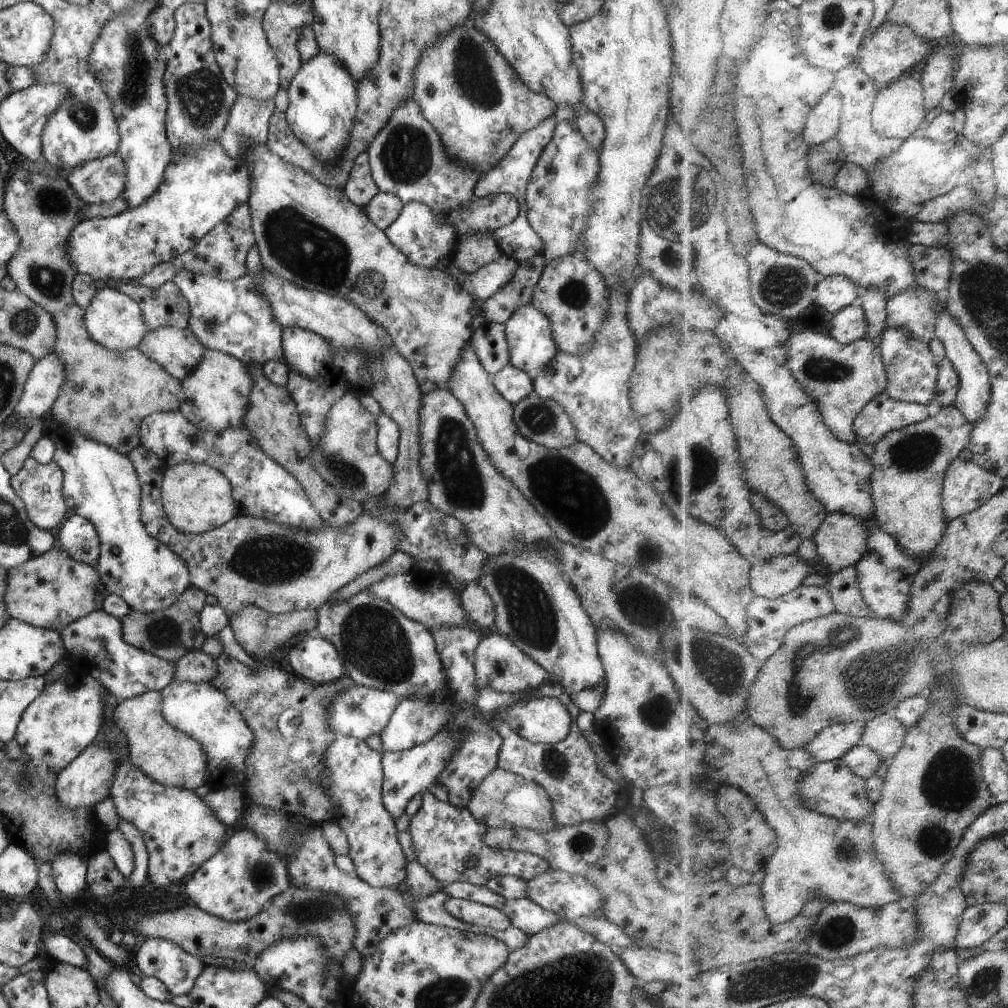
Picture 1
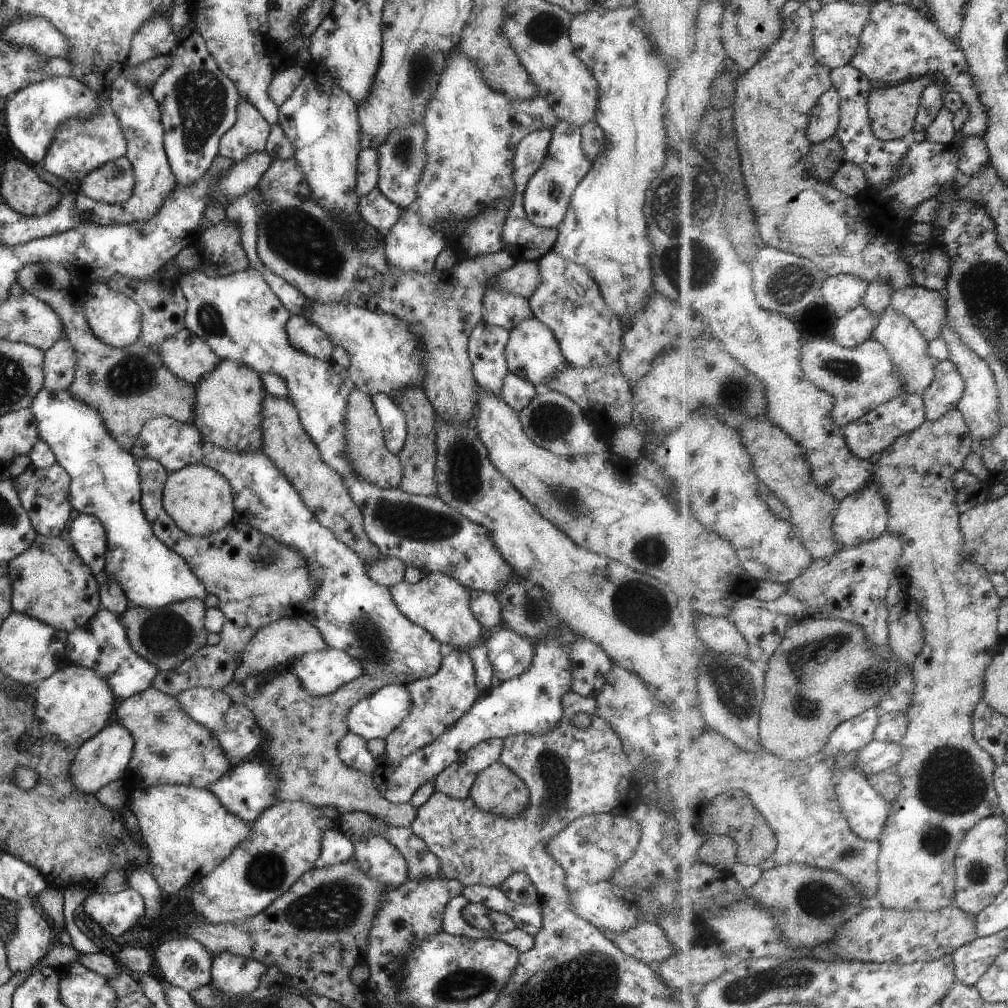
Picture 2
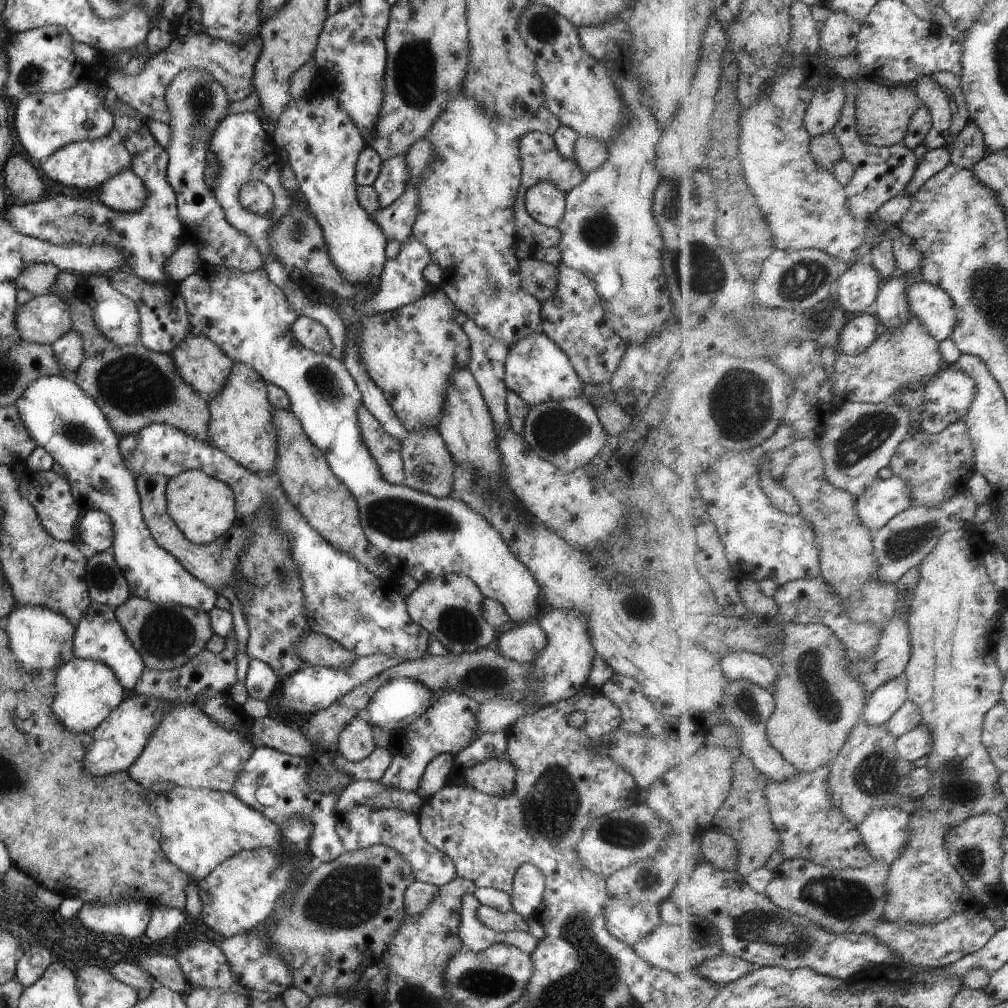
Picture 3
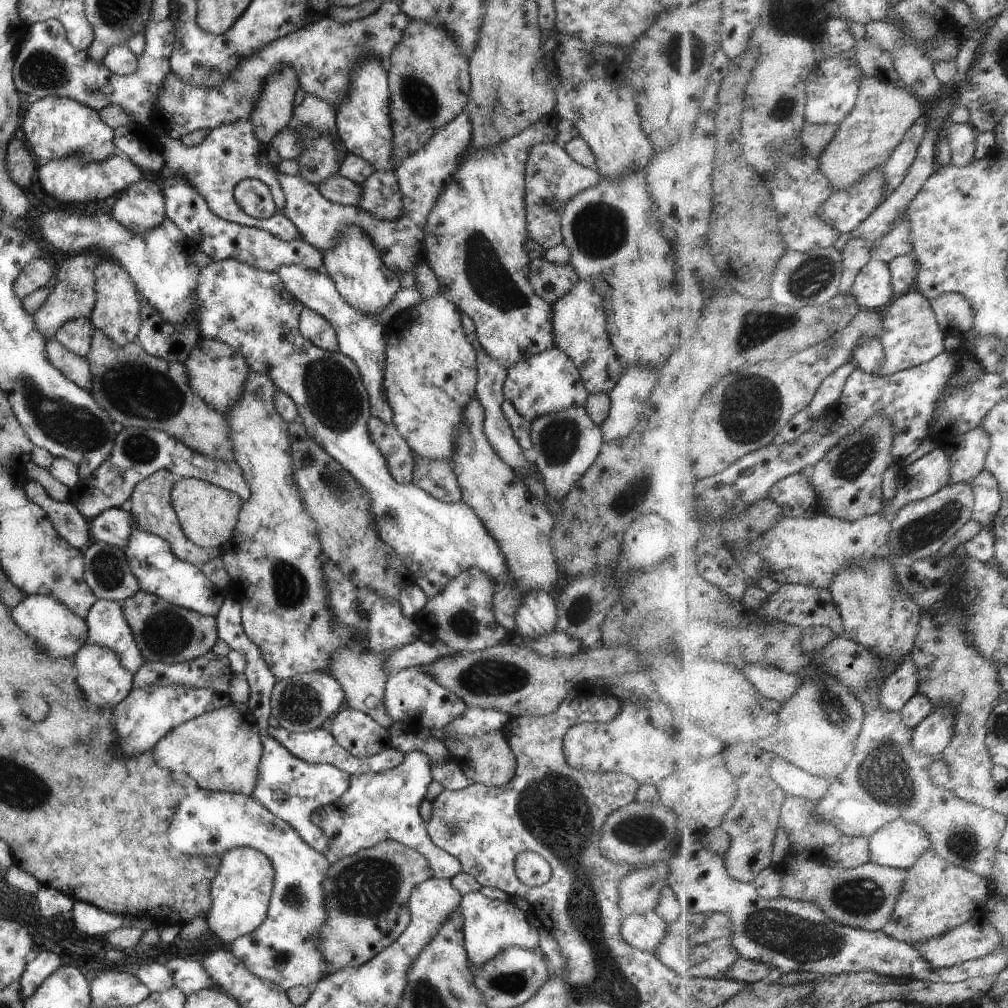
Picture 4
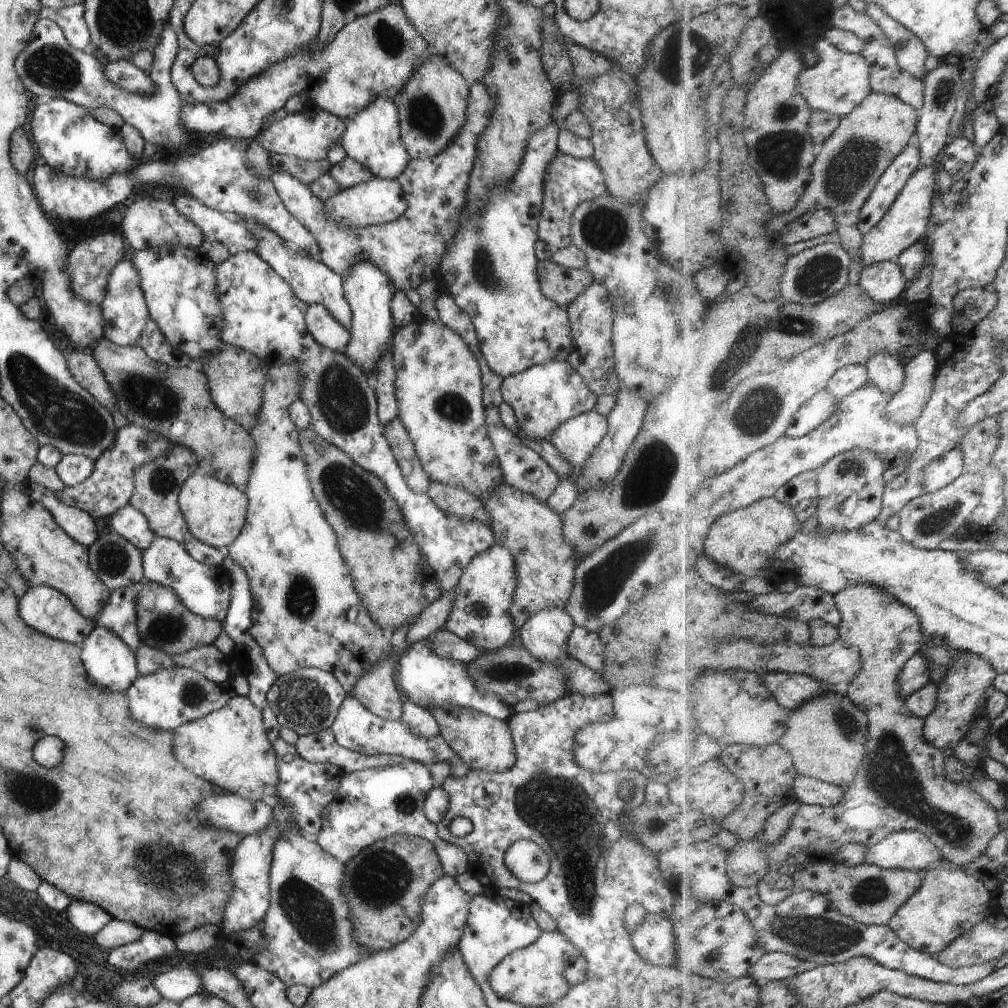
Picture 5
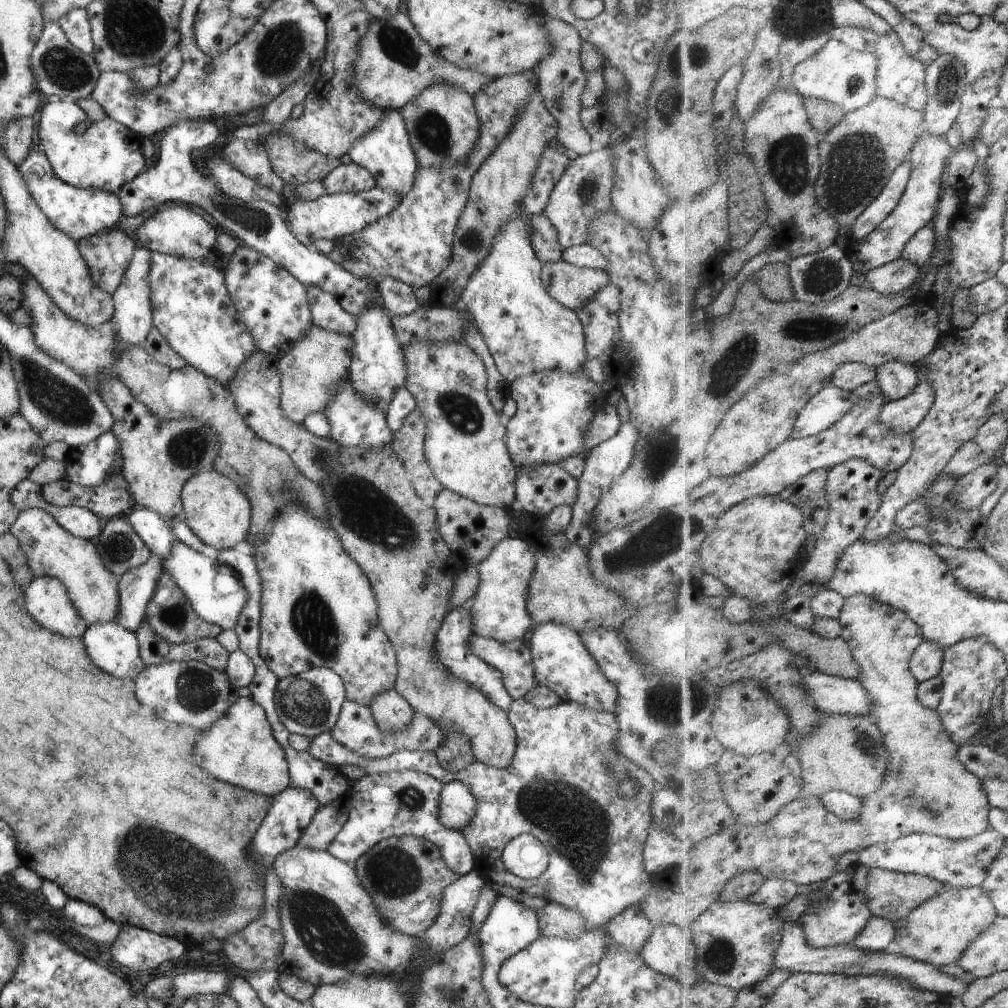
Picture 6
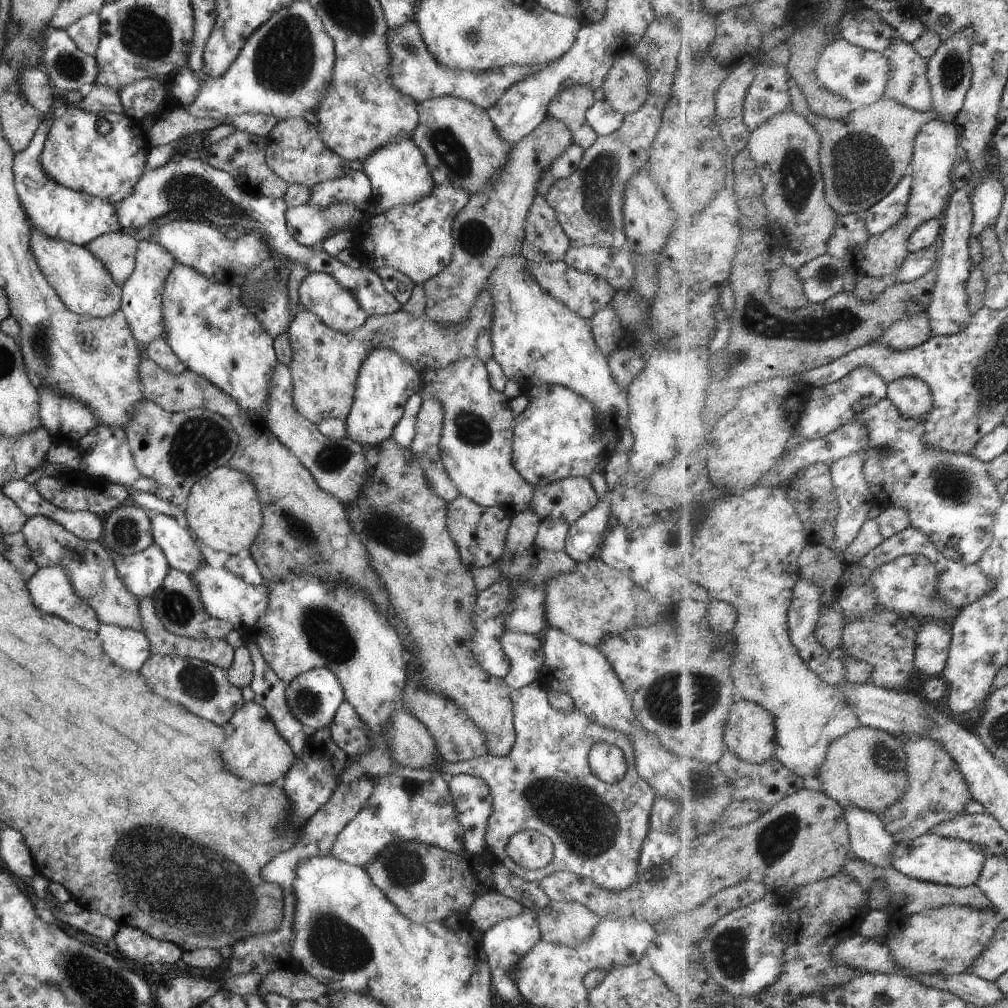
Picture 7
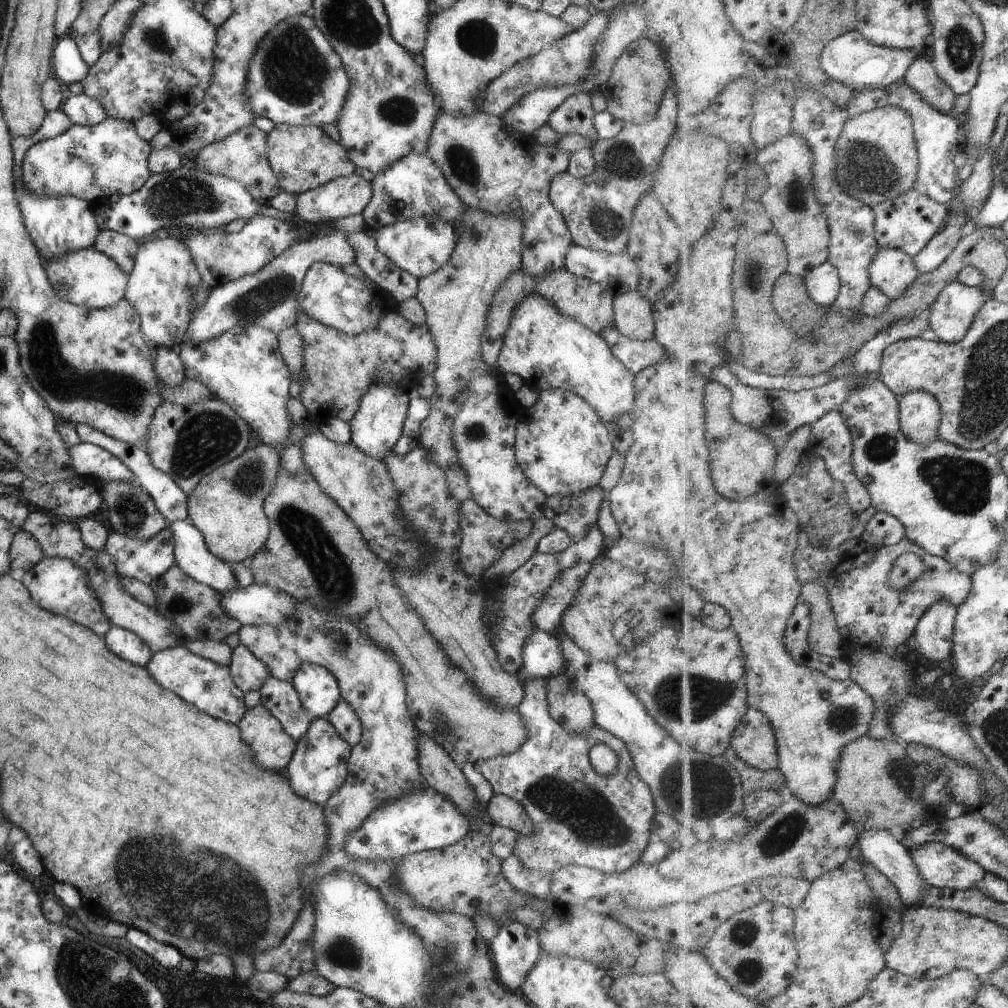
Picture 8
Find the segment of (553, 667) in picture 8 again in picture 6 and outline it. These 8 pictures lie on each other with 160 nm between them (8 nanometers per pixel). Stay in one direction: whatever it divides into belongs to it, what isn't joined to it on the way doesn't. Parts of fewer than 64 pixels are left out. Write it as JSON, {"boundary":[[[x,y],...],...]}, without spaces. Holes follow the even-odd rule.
{"boundary":[[[473,635],[468,647],[483,662],[499,670],[512,699],[523,698],[535,686],[534,664],[525,639],[499,642]]]}

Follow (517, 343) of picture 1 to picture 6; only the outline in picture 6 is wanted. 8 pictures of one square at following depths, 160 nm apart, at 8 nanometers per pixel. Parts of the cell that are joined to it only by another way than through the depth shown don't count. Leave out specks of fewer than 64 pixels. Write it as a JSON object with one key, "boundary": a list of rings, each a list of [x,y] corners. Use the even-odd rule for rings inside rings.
{"boundary":[[[542,370],[533,374],[522,376],[508,383],[508,394],[516,404],[516,411],[509,418],[505,418],[506,428],[504,441],[511,462],[517,471],[527,473],[528,470],[539,465],[558,465],[569,457],[581,457],[589,452],[584,447],[584,432],[594,412],[599,406],[606,404],[603,391],[591,379],[583,374],[575,375],[560,370]]]}

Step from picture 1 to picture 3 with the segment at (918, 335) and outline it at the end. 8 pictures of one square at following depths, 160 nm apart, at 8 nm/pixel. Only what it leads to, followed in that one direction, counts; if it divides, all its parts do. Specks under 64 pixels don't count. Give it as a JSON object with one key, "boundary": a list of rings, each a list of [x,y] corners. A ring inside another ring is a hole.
{"boundary":[[[929,281],[917,282],[907,288],[909,311],[939,342],[951,339],[958,325],[958,311],[950,295]]]}

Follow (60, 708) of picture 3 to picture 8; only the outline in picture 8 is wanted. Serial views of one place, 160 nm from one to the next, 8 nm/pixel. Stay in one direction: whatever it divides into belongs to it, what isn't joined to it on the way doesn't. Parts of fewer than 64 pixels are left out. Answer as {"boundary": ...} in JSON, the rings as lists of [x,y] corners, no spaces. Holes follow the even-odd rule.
{"boundary":[[[111,625],[102,637],[107,648],[124,661],[145,667],[151,658],[152,652],[149,647],[128,630]]]}

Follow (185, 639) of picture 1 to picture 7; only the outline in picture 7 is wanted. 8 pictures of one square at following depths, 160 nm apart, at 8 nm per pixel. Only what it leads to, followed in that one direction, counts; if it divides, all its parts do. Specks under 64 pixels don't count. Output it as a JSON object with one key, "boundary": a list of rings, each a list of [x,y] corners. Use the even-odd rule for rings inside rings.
{"boundary":[[[170,569],[163,578],[161,586],[155,590],[151,598],[153,600],[153,610],[157,618],[159,618],[159,622],[173,636],[191,639],[225,639],[228,632],[232,630],[229,622],[223,622],[205,614],[205,610],[203,610],[201,602],[199,602],[199,594],[195,590],[195,584],[191,582],[189,575],[183,572]]]}

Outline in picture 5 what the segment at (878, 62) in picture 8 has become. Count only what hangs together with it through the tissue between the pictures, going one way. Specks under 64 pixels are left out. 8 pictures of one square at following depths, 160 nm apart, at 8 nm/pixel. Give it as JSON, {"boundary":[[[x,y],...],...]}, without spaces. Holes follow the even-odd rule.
{"boundary":[[[826,37],[815,44],[819,56],[816,65],[802,70],[799,77],[802,95],[814,110],[840,116],[851,114],[873,90],[870,85],[871,65],[862,53],[847,53]]]}

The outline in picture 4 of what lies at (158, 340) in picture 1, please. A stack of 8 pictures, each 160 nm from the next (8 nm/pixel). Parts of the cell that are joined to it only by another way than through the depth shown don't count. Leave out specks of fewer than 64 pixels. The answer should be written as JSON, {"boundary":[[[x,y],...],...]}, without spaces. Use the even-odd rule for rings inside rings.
{"boundary":[[[198,336],[187,358],[182,362],[188,374],[188,385],[213,410],[225,414],[242,393],[245,379],[251,372],[243,355],[224,342]]]}

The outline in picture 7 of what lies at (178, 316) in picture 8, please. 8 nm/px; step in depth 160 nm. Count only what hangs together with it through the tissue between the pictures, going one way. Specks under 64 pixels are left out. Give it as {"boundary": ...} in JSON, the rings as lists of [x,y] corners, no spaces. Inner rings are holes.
{"boundary":[[[139,241],[134,255],[133,271],[121,288],[120,310],[131,330],[131,336],[139,347],[147,345],[153,338],[163,335],[161,326],[161,288],[174,259],[155,241]]]}

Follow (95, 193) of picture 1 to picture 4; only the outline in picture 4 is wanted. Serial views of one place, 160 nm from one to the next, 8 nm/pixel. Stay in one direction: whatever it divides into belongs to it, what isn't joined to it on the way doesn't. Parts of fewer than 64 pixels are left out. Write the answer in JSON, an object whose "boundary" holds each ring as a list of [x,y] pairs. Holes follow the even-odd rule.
{"boundary":[[[143,178],[116,194],[111,217],[133,233],[155,228],[165,218],[164,198],[155,182]]]}

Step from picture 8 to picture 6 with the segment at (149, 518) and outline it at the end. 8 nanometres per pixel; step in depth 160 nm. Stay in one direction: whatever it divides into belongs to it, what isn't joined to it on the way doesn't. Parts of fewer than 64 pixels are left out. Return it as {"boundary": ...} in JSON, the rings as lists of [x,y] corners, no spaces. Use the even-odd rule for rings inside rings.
{"boundary":[[[125,514],[108,519],[93,542],[103,566],[116,577],[130,568],[142,565],[151,555],[150,550],[128,524]]]}

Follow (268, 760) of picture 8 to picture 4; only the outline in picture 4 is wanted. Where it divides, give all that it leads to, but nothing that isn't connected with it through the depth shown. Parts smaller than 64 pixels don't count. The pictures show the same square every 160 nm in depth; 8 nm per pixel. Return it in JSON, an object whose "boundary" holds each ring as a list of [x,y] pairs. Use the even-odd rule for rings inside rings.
{"boundary":[[[230,702],[189,719],[164,734],[151,748],[157,766],[185,773],[201,789],[250,796],[262,755],[259,728],[246,703]]]}

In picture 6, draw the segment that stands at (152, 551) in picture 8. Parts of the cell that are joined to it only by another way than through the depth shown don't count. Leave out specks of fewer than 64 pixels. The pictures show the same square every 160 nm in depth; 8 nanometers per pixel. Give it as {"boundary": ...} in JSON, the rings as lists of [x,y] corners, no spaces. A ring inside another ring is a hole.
{"boundary":[[[149,555],[142,565],[126,570],[118,577],[118,614],[113,622],[134,631],[145,618],[147,601],[154,593],[162,568],[160,558]]]}

